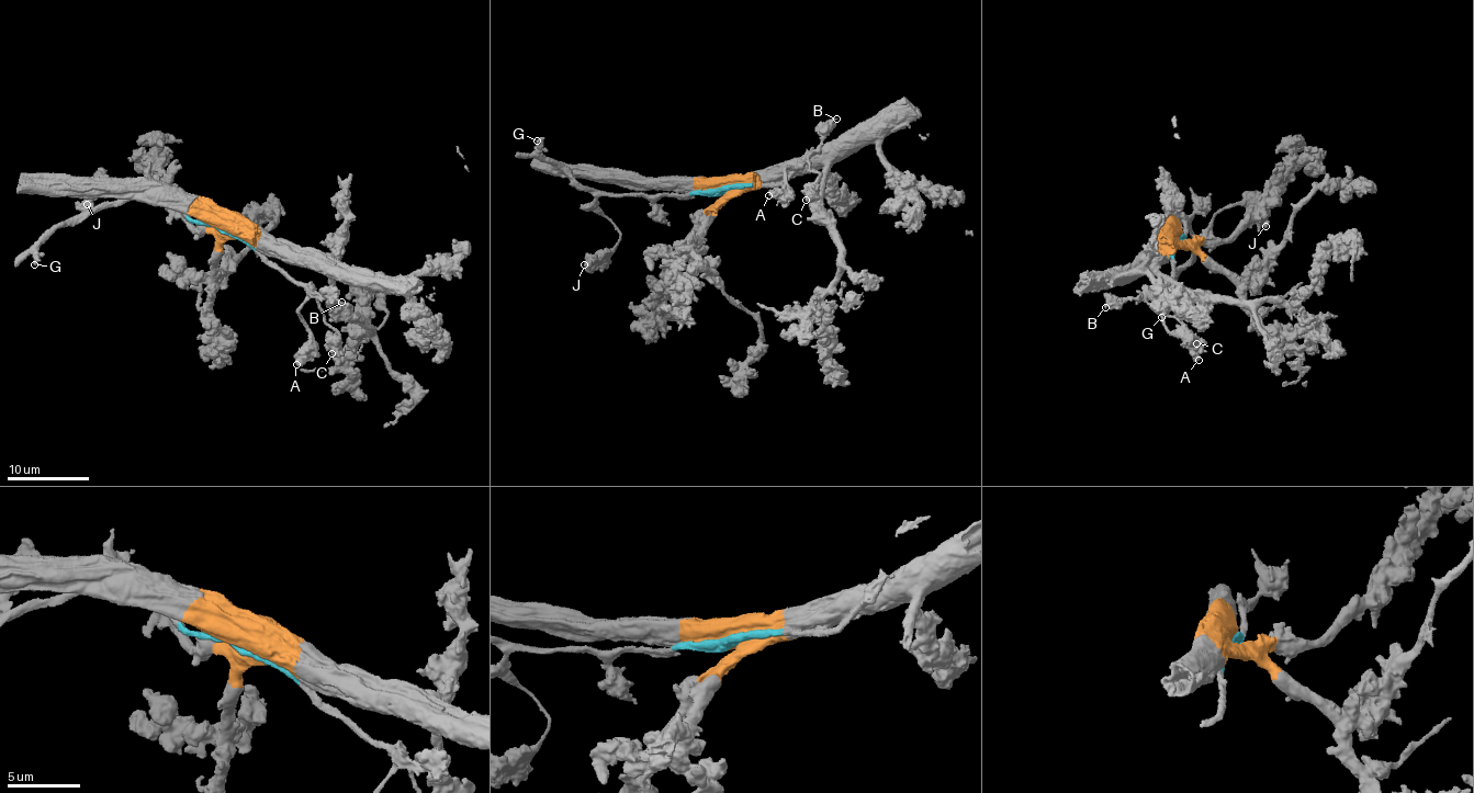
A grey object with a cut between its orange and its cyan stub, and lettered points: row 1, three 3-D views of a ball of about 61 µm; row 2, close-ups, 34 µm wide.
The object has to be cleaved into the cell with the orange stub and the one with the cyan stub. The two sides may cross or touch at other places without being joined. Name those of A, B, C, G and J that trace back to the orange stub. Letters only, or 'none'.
none

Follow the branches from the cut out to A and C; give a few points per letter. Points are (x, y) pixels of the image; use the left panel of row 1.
A: (223, 225), (243, 237), (307, 293), (307, 301), (300, 312), (307, 335), (307, 348), (295, 364)
C: (223, 225), (243, 237), (316, 298), (324, 321), (341, 342), (333, 354)

